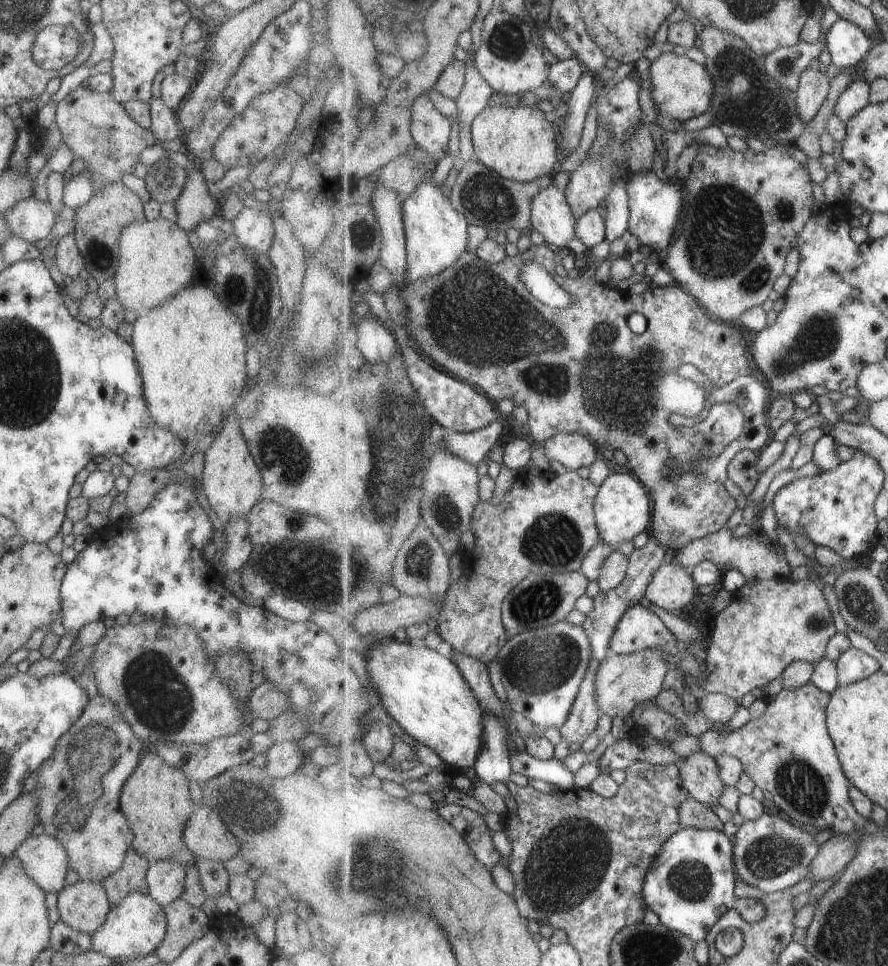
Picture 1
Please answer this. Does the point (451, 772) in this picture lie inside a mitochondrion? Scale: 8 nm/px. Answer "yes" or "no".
no

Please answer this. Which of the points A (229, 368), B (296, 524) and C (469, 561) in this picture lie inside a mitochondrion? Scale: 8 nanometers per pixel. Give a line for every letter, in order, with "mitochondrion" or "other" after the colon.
A: other
B: mitochondrion
C: other

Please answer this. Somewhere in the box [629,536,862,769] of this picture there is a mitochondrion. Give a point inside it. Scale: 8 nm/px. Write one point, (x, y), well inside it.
(813, 624)

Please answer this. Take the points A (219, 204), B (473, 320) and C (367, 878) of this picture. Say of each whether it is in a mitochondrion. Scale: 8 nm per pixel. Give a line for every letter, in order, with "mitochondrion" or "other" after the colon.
A: other
B: mitochondrion
C: mitochondrion

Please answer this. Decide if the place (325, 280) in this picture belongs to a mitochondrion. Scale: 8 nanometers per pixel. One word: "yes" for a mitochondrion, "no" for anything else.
no

